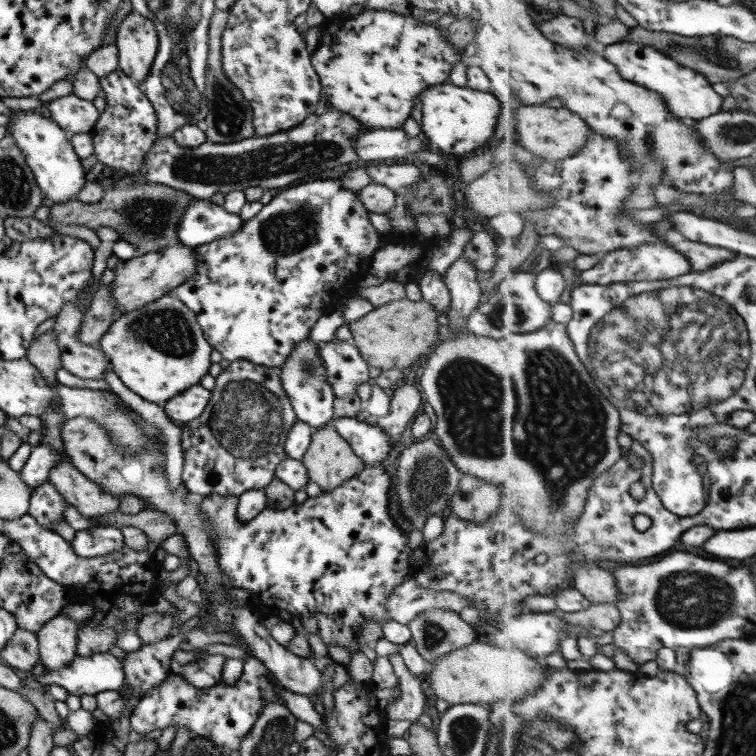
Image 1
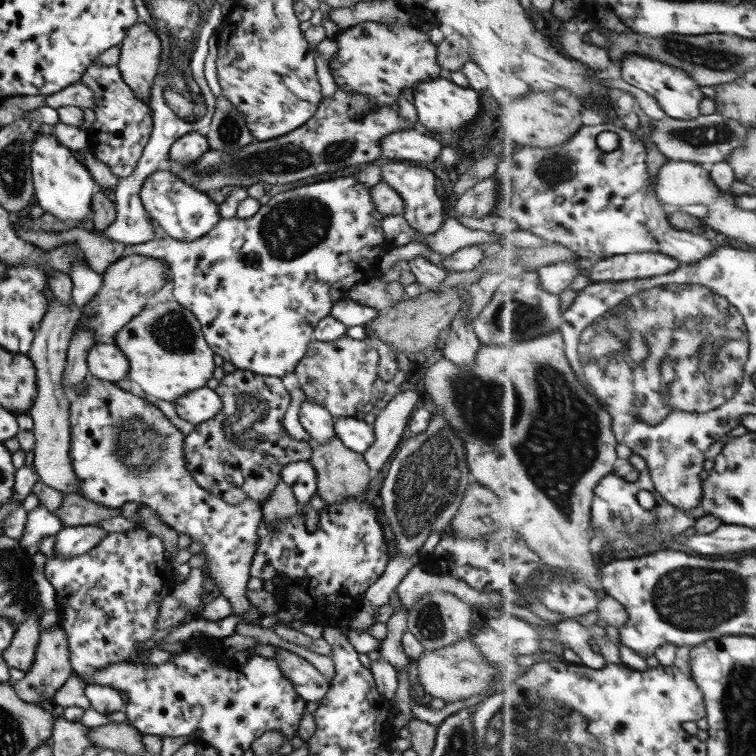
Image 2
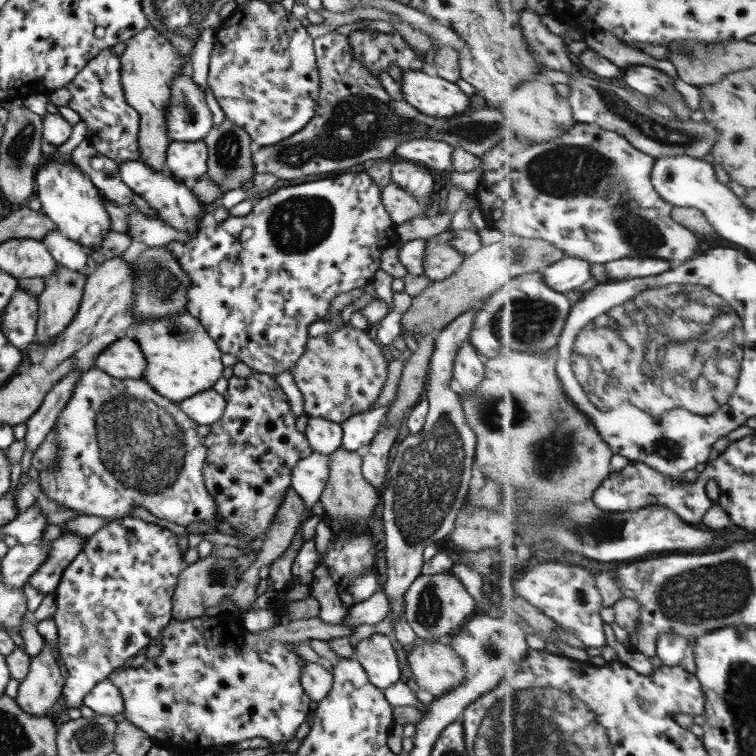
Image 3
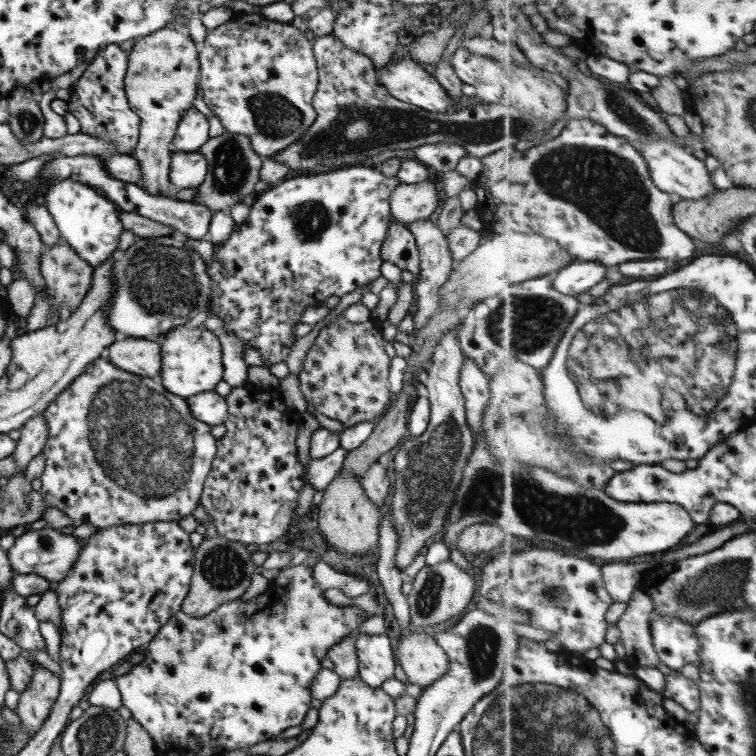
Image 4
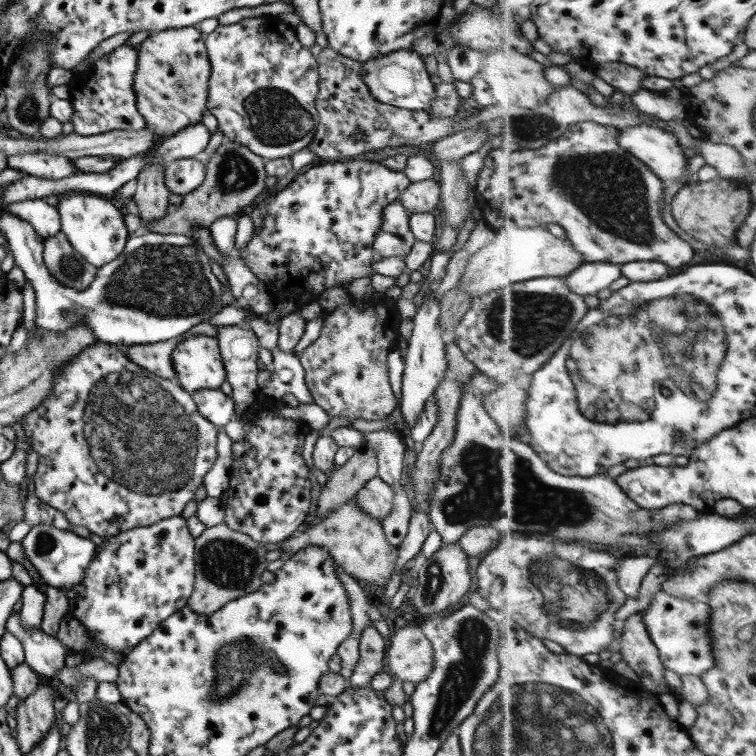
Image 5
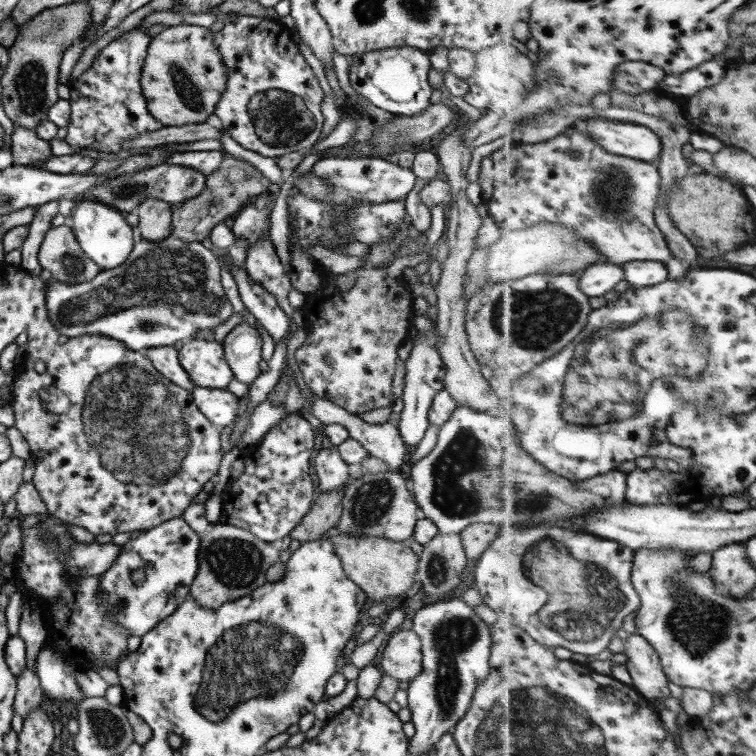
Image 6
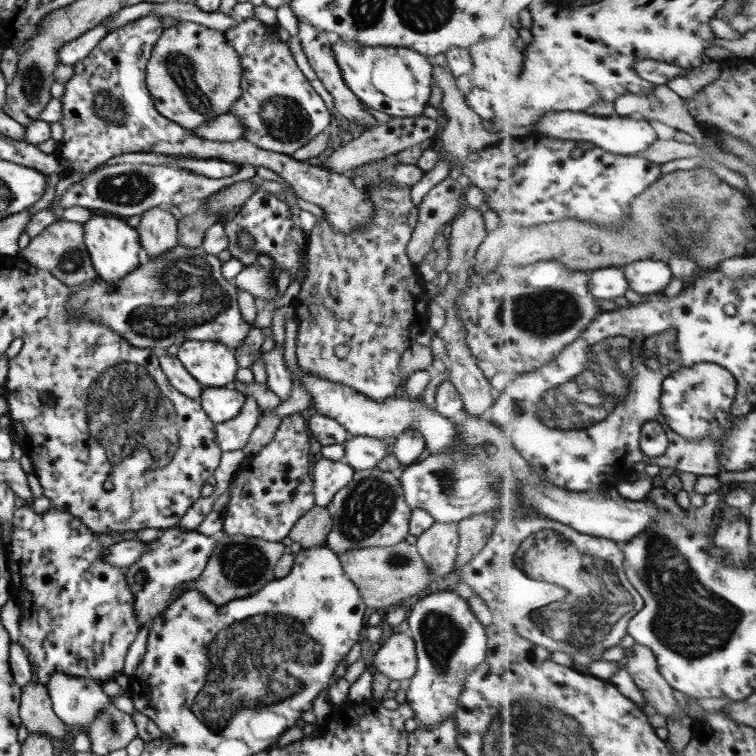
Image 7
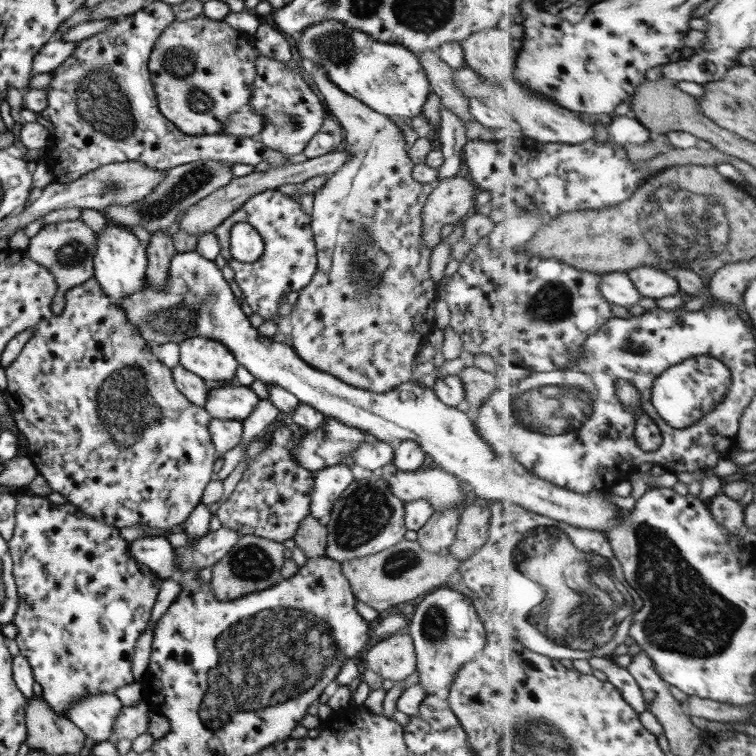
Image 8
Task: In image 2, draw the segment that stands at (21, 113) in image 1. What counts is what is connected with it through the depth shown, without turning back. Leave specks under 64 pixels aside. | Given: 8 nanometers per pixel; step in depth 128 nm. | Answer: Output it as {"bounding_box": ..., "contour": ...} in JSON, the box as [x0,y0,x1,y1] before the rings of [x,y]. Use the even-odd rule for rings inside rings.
{"bounding_box":[30,132,102,224],"contour":[[[36,132],[30,148],[30,168],[35,191],[34,203],[46,213],[54,214],[64,222],[72,221],[76,224],[93,218],[92,198],[102,188],[96,184],[88,168],[72,155],[70,148],[62,146],[54,134]]]}

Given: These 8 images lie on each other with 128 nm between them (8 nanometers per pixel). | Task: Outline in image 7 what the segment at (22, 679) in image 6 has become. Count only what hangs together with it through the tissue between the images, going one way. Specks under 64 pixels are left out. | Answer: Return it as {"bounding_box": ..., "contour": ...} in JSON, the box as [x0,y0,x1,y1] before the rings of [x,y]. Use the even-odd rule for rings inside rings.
{"bounding_box":[19,680,72,740],"contour":[[[30,680],[22,687],[19,717],[29,734],[46,734],[51,740],[72,740],[68,725],[54,713],[46,687]]]}

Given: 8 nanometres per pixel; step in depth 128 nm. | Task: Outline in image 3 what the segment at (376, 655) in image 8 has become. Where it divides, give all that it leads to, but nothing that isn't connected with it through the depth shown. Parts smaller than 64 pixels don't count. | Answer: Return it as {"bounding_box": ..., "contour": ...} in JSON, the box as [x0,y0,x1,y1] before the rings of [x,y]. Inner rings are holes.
{"bounding_box":[407,640,464,697],"contour":[[[438,640],[415,643],[407,656],[412,678],[420,689],[427,690],[434,697],[448,693],[464,681],[464,662],[450,648]]]}

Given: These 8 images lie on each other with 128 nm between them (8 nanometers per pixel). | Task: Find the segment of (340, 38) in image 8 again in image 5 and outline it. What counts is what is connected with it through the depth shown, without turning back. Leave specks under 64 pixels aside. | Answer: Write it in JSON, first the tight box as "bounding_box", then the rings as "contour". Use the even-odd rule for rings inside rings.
{"bounding_box":[362,49,436,110],"contour":[[[412,49],[396,50],[380,58],[372,58],[362,63],[363,77],[370,94],[378,102],[404,108],[406,110],[428,110],[436,96],[435,85],[425,67],[423,56]]]}

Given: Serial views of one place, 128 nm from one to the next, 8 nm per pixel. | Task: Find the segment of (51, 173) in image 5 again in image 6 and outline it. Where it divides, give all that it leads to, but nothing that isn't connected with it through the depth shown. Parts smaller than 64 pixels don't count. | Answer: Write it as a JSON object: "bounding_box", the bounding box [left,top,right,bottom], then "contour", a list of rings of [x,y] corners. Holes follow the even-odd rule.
{"bounding_box":[10,124,53,167],"contour":[[[15,124],[10,138],[12,165],[36,167],[38,161],[46,161],[53,155],[50,151],[50,141],[42,140],[33,129],[18,127]]]}

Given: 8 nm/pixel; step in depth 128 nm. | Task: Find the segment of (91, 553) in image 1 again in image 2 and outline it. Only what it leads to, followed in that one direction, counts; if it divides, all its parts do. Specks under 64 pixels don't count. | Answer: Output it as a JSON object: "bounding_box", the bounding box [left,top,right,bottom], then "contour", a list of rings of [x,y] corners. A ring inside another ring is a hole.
{"bounding_box":[54,525,108,558],"contour":[[[95,525],[70,526],[56,535],[54,554],[58,558],[74,558],[88,552],[108,533]]]}

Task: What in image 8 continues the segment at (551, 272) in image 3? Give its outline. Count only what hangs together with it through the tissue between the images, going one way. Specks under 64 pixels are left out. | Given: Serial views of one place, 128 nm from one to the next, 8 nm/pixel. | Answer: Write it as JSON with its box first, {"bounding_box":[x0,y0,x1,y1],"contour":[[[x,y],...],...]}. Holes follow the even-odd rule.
{"bounding_box":[602,272,644,309],"contour":[[[626,272],[606,274],[603,276],[602,289],[604,297],[611,303],[625,306],[627,309],[642,302],[644,295]]]}

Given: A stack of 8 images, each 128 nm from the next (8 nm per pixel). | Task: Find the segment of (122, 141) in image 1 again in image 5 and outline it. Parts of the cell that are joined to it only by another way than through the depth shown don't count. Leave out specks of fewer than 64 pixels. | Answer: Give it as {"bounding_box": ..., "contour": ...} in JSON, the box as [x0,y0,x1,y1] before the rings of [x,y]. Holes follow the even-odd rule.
{"bounding_box":[66,46,146,136],"contour":[[[120,46],[107,56],[93,62],[88,70],[76,74],[66,85],[72,103],[72,124],[74,134],[94,136],[108,131],[140,130],[146,128],[144,117],[136,106],[136,93],[133,89],[134,74],[138,70],[139,46]]]}

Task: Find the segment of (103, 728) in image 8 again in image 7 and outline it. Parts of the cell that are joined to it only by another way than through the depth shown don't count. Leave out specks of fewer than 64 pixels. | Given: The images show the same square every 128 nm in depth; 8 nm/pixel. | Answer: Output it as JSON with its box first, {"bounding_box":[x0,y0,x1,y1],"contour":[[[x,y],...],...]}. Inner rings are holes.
{"bounding_box":[46,671,136,731],"contour":[[[59,671],[48,679],[46,690],[48,695],[50,695],[54,713],[67,725],[76,726],[76,728],[81,728],[82,731],[86,731],[90,728],[90,724],[96,720],[96,716],[98,716],[106,706],[110,706],[110,704],[128,714],[132,714],[136,711],[136,707],[134,707],[134,703],[132,703],[132,697],[128,696],[128,692],[112,701],[110,696],[102,691],[102,687],[100,687],[100,684],[96,681],[86,678],[70,677]]]}

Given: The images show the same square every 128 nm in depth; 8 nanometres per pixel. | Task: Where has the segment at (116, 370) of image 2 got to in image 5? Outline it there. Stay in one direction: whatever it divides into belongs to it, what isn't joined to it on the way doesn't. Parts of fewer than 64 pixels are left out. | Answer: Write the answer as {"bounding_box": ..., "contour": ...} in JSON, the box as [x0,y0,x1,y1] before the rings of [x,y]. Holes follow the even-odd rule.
{"bounding_box":[124,321,217,380],"contour":[[[209,321],[200,322],[194,328],[184,332],[184,334],[176,336],[176,338],[170,338],[170,340],[164,340],[164,342],[156,342],[156,344],[128,346],[124,350],[136,365],[140,365],[140,367],[153,372],[163,379],[175,380],[176,371],[174,371],[174,365],[172,365],[172,352],[174,352],[177,344],[192,335],[216,337],[217,334],[217,328],[211,325]]]}

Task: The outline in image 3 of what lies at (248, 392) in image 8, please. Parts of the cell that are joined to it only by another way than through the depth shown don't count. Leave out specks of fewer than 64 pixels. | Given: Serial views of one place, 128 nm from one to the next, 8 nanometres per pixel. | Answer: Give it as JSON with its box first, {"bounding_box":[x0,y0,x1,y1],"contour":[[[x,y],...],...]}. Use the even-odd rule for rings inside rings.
{"bounding_box":[179,389,226,425],"contour":[[[209,389],[182,400],[179,406],[198,425],[214,425],[222,419],[226,404],[224,395]]]}

